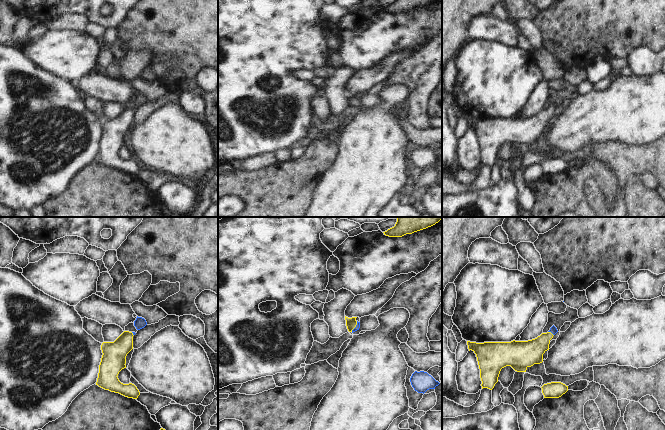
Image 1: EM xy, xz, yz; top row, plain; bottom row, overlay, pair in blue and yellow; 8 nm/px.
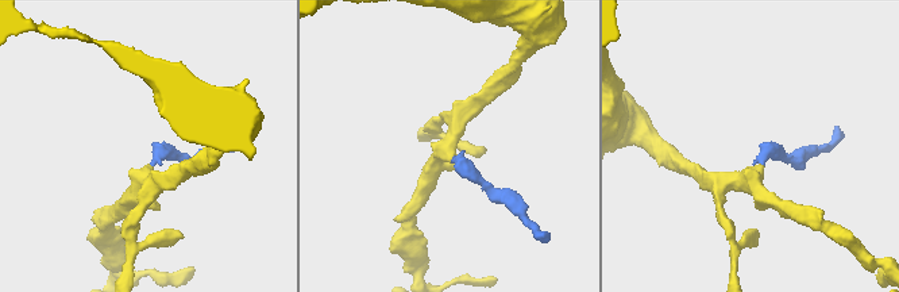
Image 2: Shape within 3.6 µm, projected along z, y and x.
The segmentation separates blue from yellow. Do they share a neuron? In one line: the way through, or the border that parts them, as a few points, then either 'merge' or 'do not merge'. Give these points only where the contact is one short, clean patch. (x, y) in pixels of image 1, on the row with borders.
across xz (357, 327), (356, 326), (351, 323) | merge

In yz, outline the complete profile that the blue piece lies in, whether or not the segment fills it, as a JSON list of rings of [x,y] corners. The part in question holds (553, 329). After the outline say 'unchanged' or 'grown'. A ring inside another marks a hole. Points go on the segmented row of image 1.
[[[553,325],[547,333],[542,333],[535,339],[528,341],[511,341],[511,342],[484,342],[476,343],[467,341],[469,351],[472,350],[477,357],[482,389],[492,390],[498,382],[498,377],[502,368],[511,366],[517,372],[526,372],[528,367],[543,362],[543,354],[549,350],[550,340],[558,332]]]; grown

